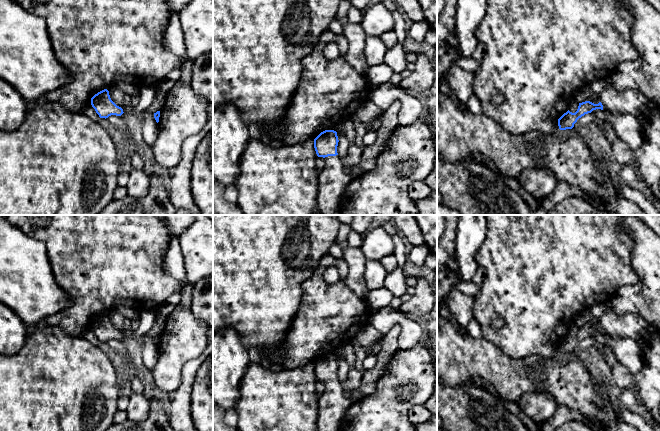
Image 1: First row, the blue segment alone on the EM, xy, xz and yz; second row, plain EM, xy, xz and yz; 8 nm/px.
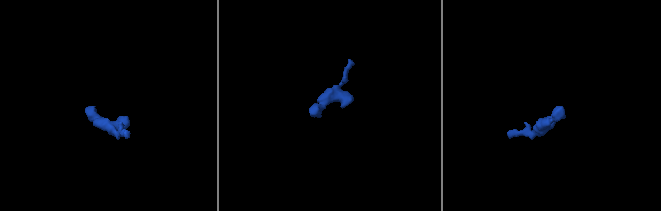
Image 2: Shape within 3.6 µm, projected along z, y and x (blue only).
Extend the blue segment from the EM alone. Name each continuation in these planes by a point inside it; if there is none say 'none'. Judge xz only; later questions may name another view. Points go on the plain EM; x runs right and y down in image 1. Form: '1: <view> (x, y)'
1: xz (333, 404)

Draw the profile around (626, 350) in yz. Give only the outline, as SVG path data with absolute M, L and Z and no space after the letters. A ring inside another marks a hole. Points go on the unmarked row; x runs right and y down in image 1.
M604 331L603 335L606 339L606 346L614 352L621 364L625 365L635 374L642 370L642 359L639 354L639 348L634 340L613 337Z

